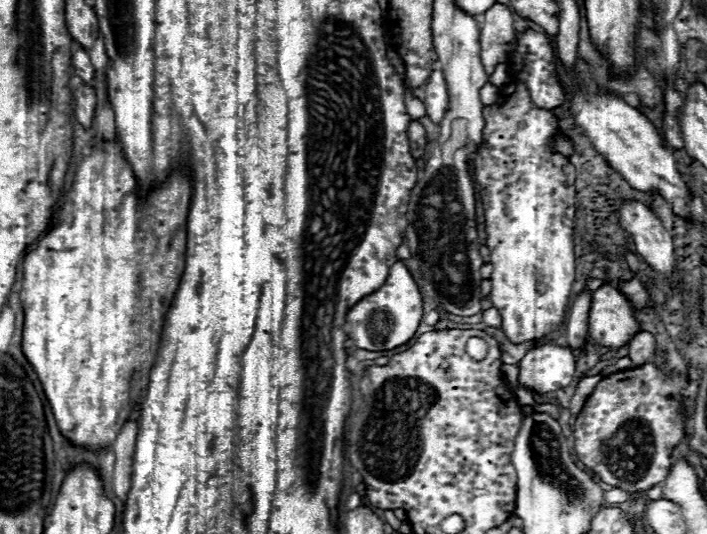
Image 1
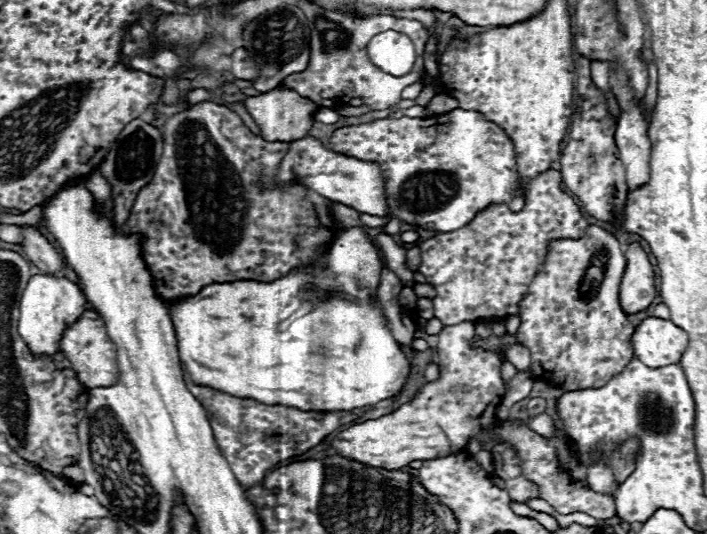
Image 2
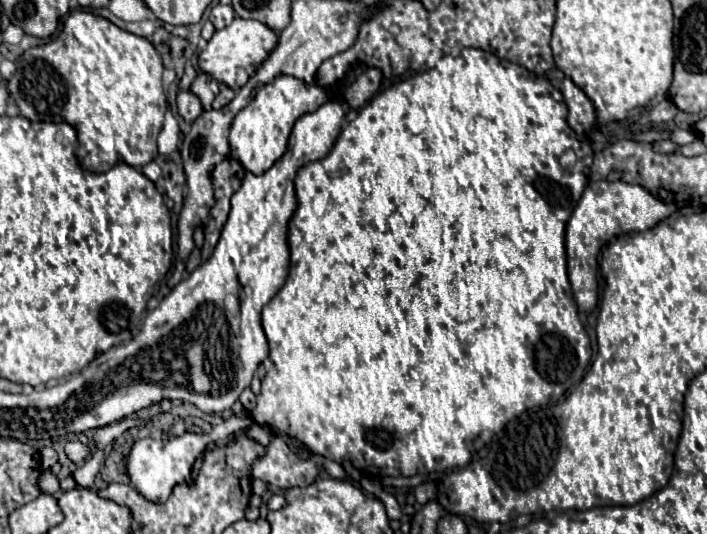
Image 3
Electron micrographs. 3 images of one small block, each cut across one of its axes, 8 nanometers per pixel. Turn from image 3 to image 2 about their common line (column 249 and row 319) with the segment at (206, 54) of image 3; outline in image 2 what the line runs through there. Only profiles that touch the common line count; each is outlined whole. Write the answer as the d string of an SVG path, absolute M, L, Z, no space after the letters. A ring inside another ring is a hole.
M38 274L28 280L20 300L20 322L18 334L30 346L32 354L56 356L60 352L62 334L86 312L86 296L82 290L66 278L56 278L48 274Z

